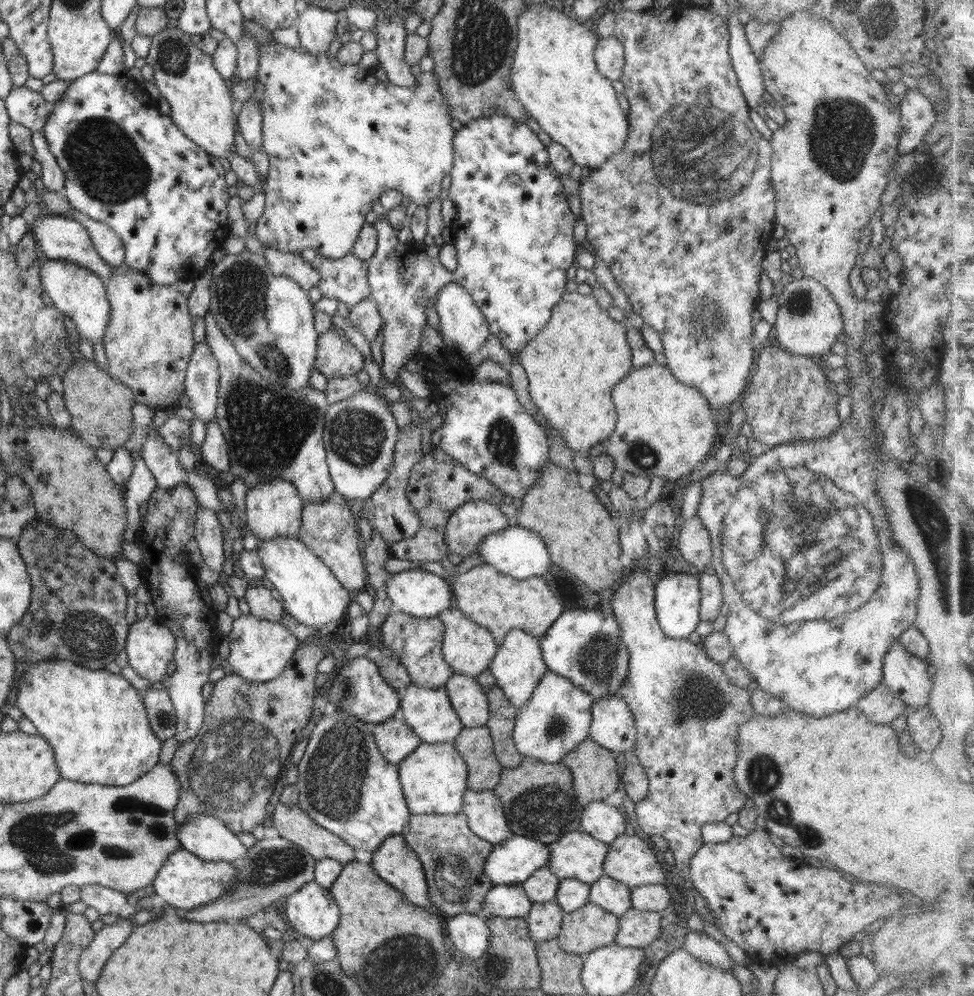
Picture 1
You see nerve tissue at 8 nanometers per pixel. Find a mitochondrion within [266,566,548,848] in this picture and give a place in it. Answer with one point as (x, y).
(335, 776)

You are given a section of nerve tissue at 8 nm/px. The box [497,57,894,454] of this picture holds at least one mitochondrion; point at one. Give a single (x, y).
(697, 151)

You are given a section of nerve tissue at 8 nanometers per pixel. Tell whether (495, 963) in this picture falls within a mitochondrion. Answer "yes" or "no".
yes

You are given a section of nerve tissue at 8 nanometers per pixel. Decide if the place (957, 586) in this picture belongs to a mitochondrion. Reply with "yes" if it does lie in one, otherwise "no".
yes

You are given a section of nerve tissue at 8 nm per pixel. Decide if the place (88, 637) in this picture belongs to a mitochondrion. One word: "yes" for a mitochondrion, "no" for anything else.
yes

